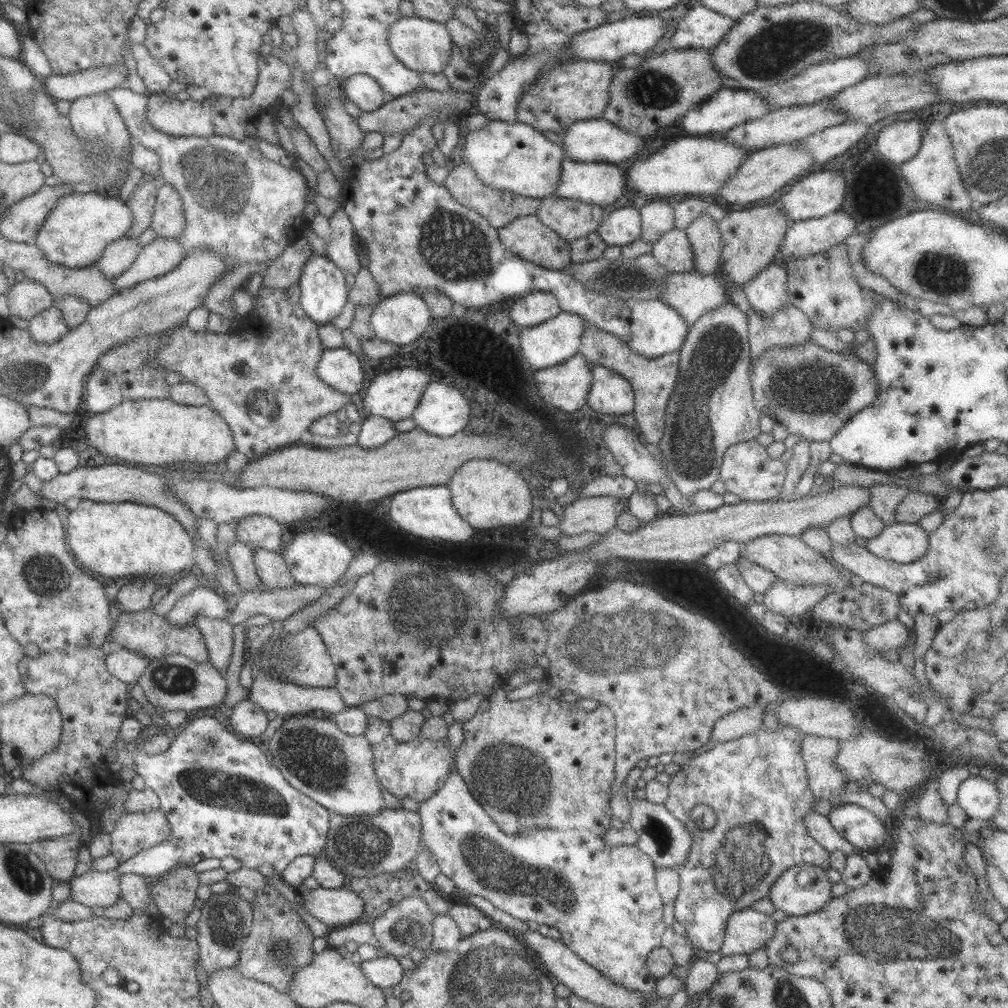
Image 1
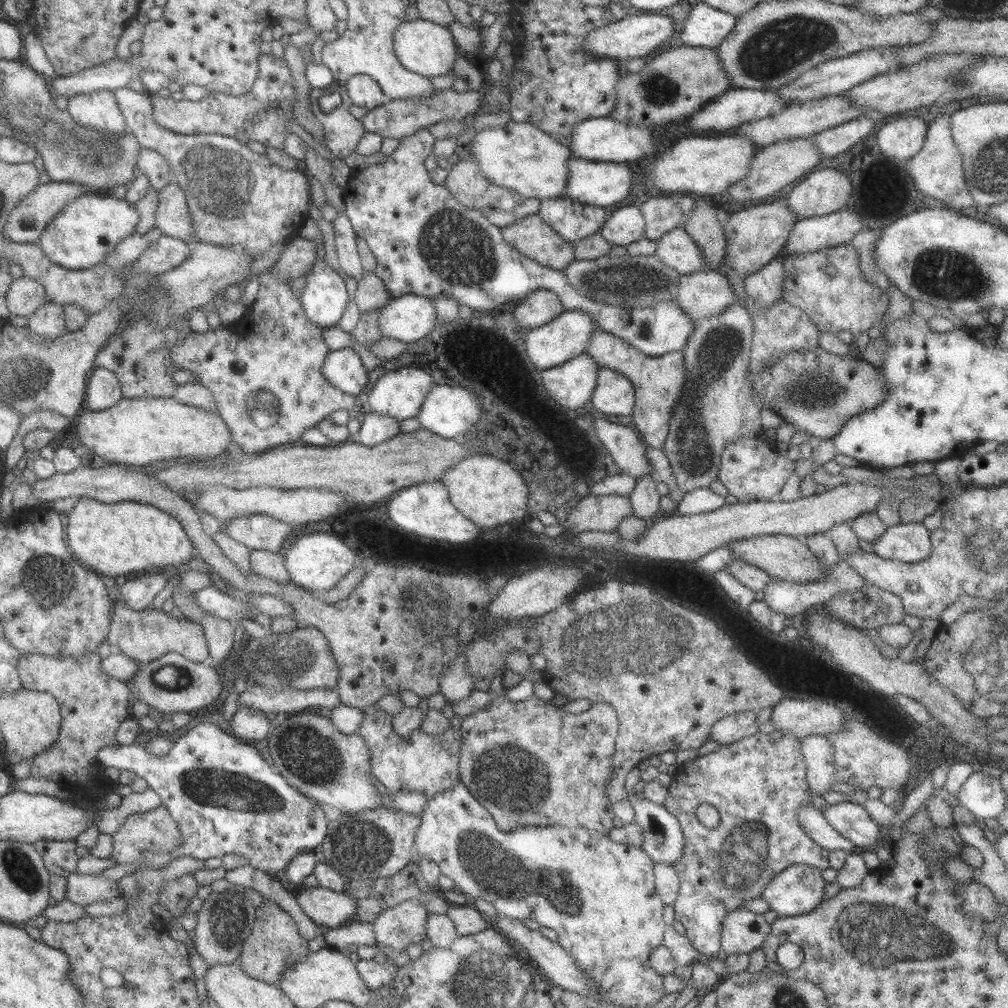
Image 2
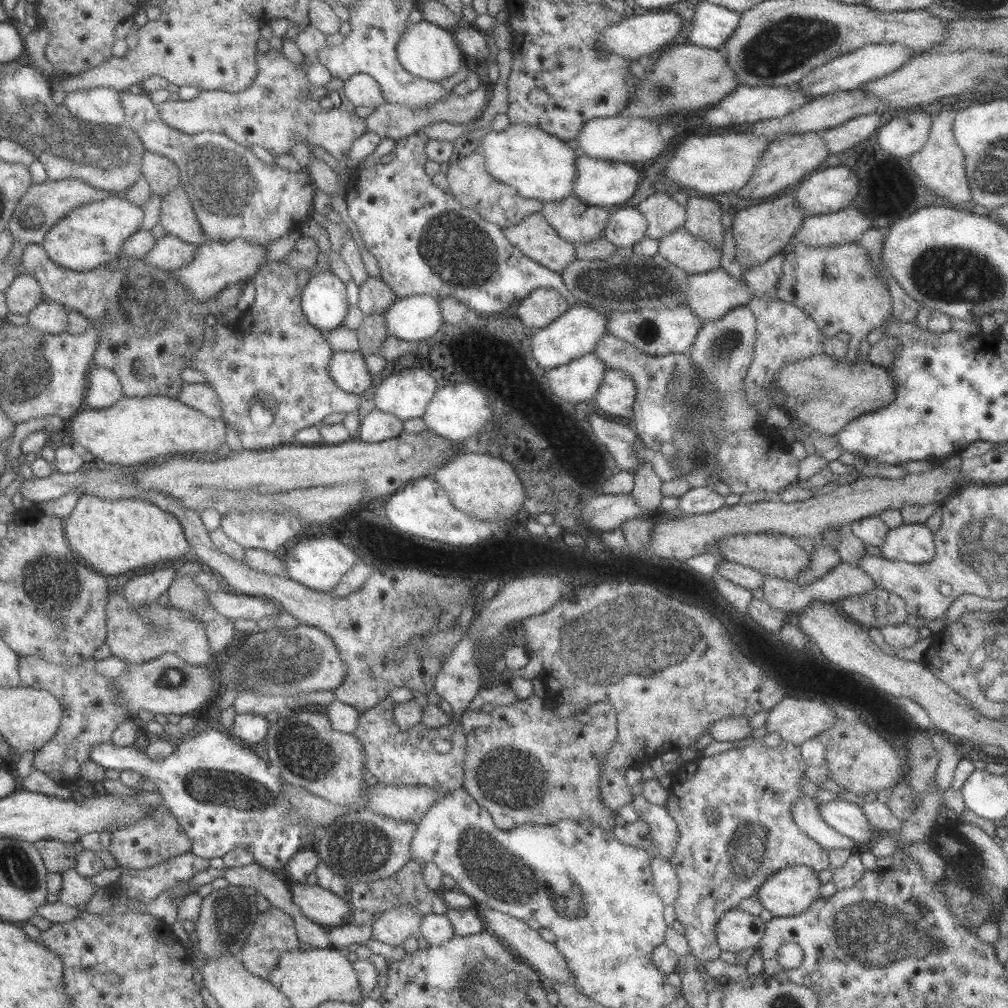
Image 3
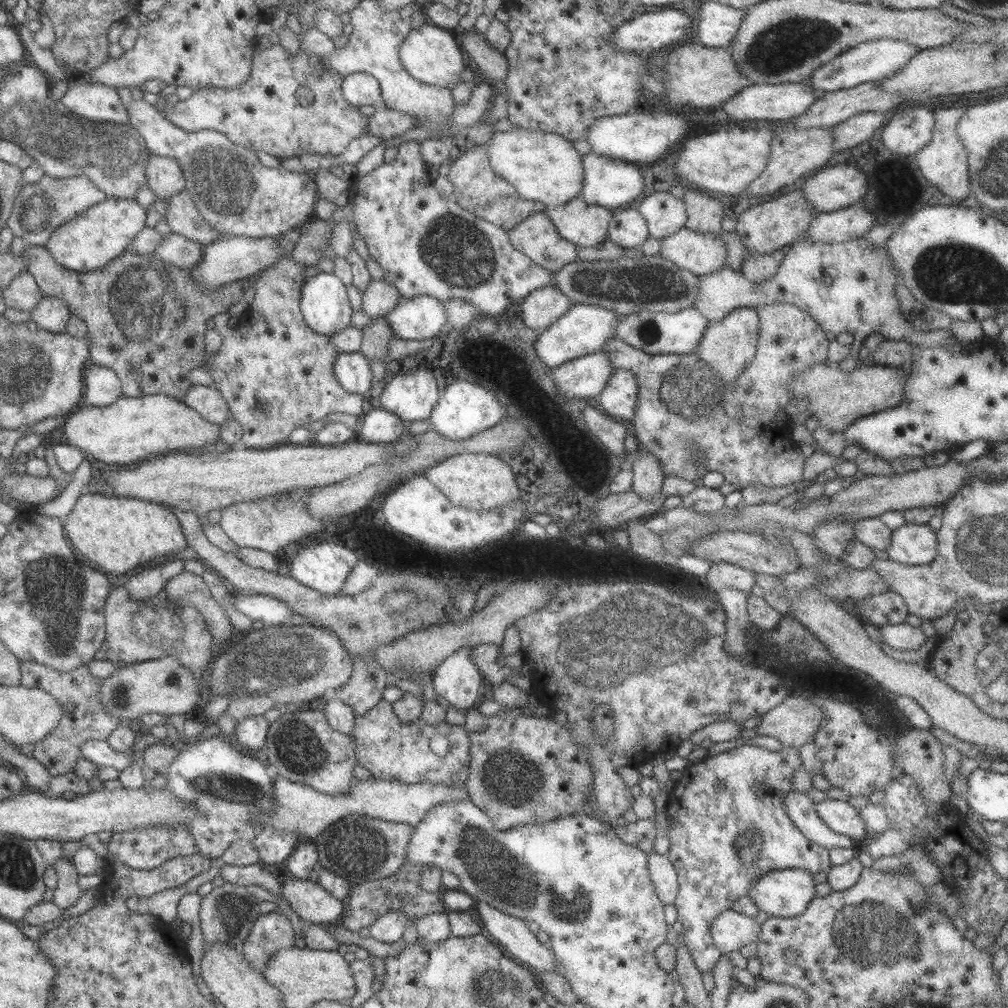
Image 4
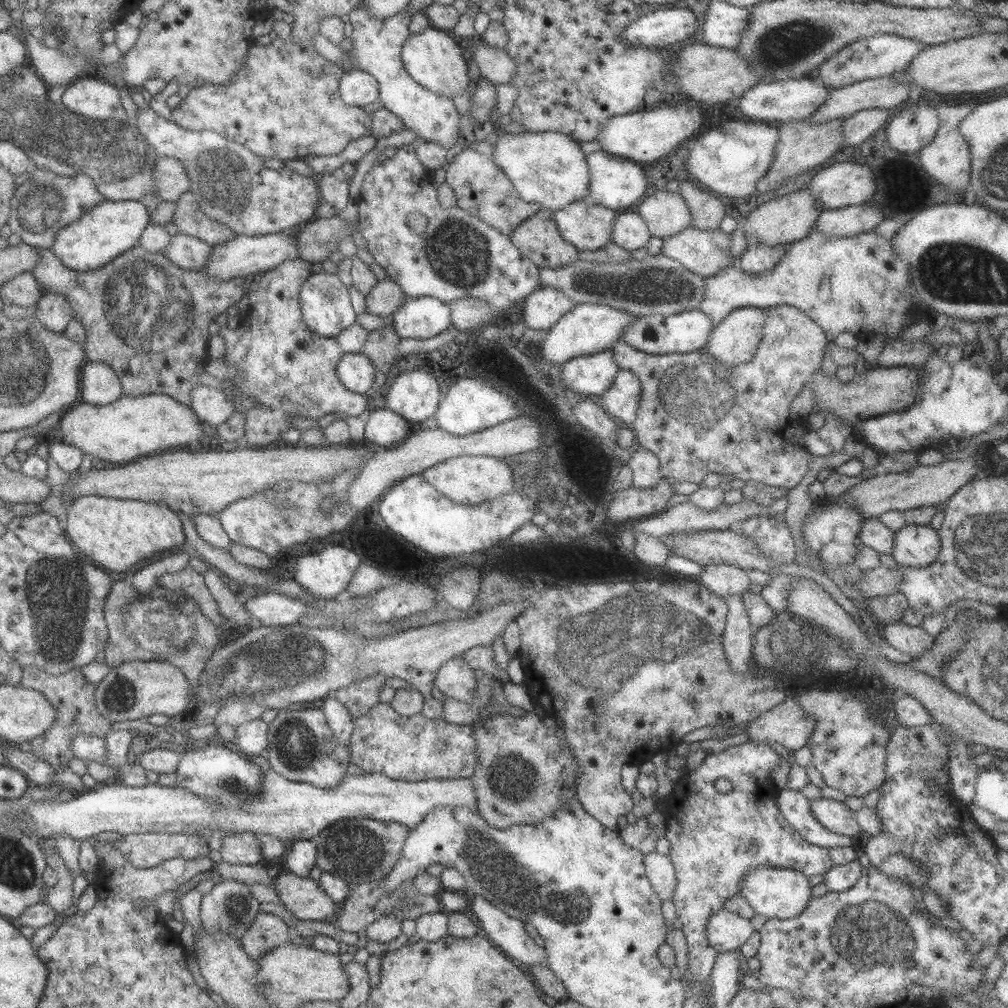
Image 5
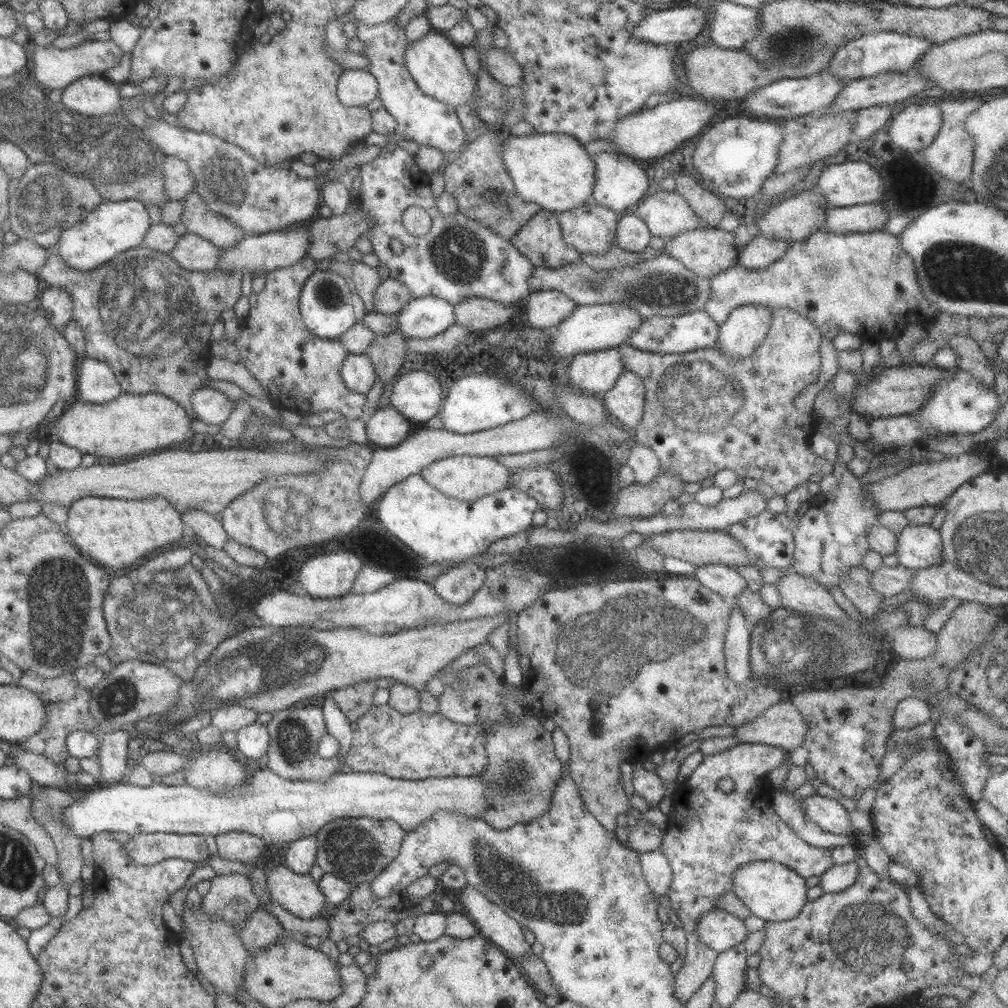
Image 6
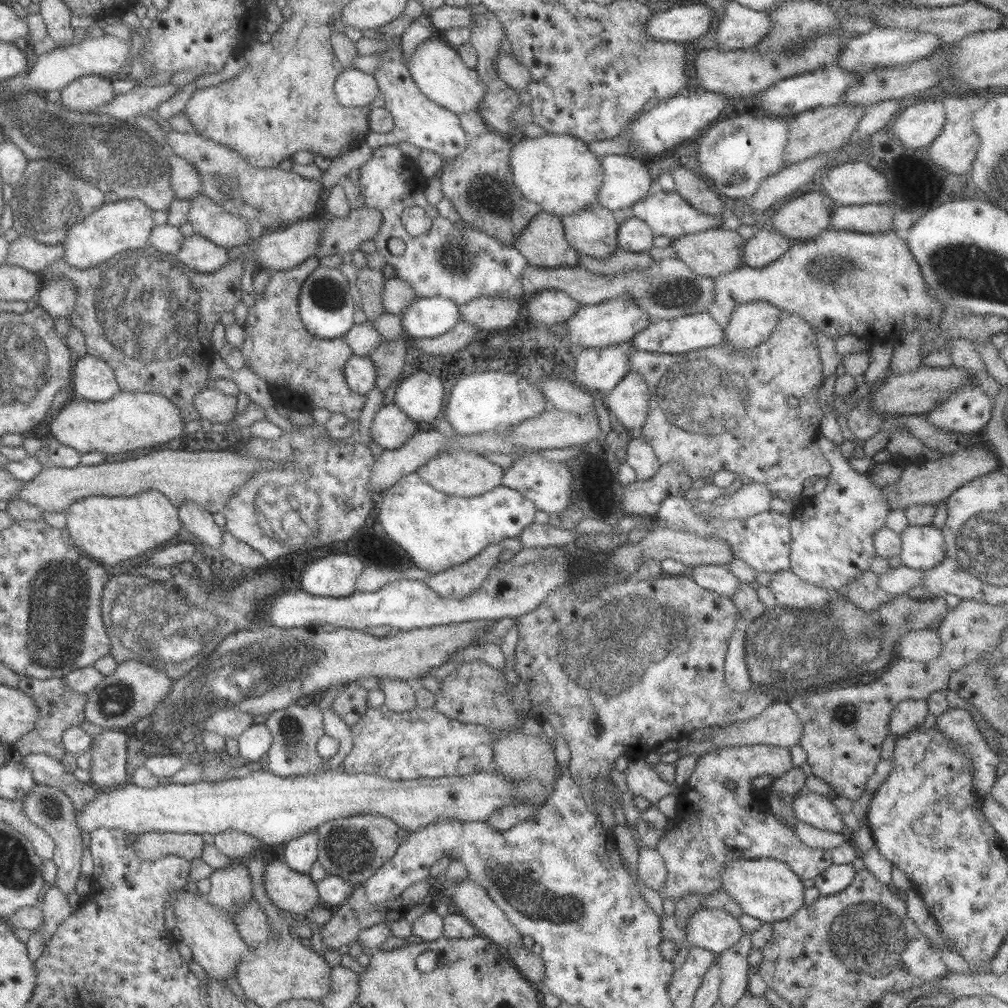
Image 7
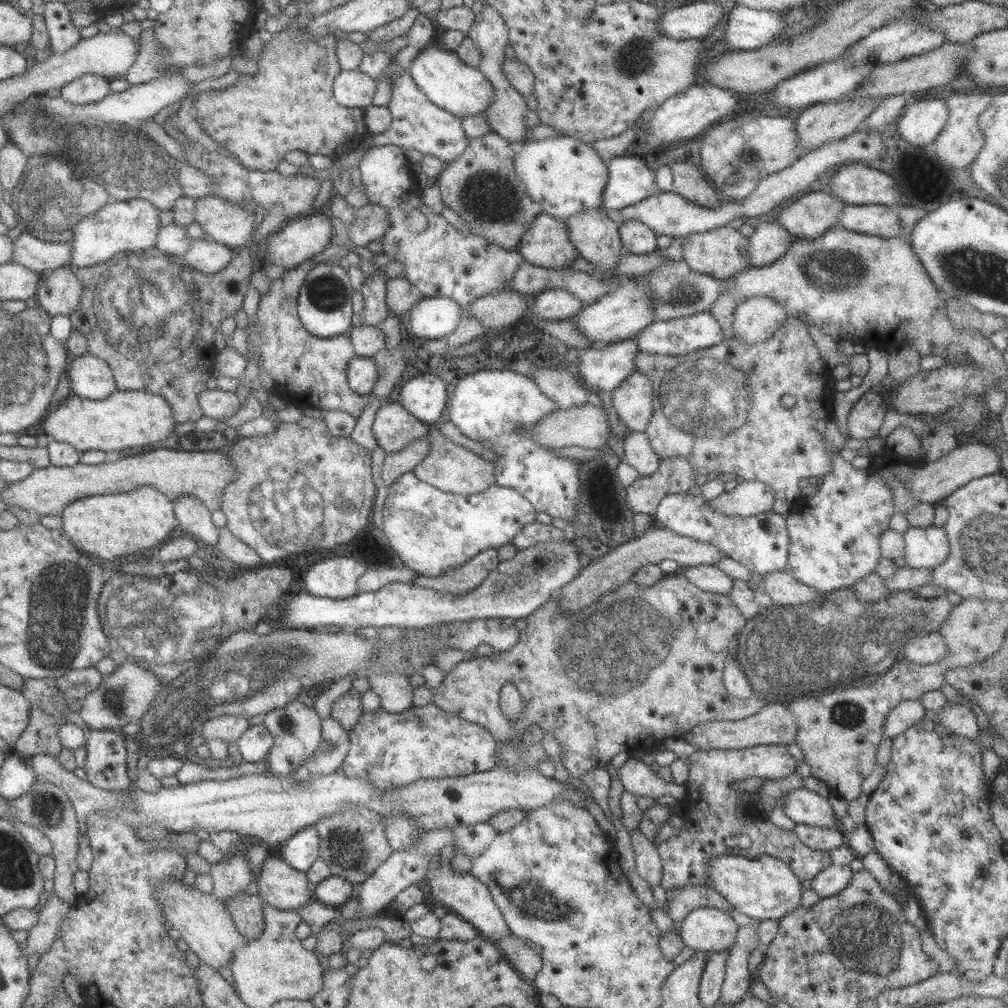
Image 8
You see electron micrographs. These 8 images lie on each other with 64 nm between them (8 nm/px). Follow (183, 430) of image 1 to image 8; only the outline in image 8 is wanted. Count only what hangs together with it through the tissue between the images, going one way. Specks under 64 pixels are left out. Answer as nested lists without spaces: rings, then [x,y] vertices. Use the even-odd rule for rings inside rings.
[[[116,391],[103,400],[69,394],[65,402],[56,404],[47,412],[40,428],[46,436],[53,436],[57,442],[67,442],[83,453],[86,450],[109,452],[151,445],[170,436],[175,425],[171,407],[163,397],[146,391]]]

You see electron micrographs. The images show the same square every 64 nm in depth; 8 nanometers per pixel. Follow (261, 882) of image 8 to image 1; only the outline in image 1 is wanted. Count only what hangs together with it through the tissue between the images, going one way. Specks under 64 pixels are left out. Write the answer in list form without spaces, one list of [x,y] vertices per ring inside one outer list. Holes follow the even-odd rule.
[[[345,886],[299,890],[299,903],[311,916],[334,928],[339,924],[355,923],[363,915],[361,895]]]

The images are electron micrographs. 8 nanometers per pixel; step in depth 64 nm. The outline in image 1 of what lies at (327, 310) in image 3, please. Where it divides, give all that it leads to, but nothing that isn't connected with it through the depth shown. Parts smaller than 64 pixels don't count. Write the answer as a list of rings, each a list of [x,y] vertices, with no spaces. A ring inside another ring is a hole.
[[[312,252],[306,260],[301,267],[301,276],[298,278],[300,290],[298,303],[305,315],[316,325],[332,323],[347,302],[348,286],[343,281],[343,271],[337,268],[325,255],[317,256]]]

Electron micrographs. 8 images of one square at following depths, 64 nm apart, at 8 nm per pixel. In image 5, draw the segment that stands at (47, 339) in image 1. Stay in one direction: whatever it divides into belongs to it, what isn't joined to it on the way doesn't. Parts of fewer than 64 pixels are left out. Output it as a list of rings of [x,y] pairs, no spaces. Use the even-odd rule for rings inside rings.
[[[45,291],[35,305],[33,315],[47,330],[62,333],[73,318],[71,304],[63,294]]]

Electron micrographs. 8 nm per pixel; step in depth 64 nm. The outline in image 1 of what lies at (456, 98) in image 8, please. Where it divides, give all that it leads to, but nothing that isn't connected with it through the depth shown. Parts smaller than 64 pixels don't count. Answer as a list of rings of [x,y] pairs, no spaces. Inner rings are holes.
[[[414,14],[408,17],[399,17],[394,23],[389,25],[389,35],[387,35],[387,44],[395,58],[411,70],[425,73],[443,72],[450,53],[452,40],[449,31],[443,23],[419,18]]]

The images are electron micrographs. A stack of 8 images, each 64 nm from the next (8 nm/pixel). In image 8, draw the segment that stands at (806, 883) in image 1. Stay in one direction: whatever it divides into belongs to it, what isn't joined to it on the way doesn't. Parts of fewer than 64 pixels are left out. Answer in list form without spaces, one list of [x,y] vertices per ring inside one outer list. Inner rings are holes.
[[[735,854],[719,857],[708,863],[707,886],[723,895],[737,912],[757,921],[778,920],[800,906],[801,880],[793,874],[787,863],[772,858],[769,854],[761,854],[753,859]]]

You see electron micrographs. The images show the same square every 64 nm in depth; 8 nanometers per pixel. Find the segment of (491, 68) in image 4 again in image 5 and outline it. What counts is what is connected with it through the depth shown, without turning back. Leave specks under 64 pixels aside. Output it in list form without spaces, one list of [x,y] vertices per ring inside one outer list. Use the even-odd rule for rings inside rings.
[[[481,37],[466,40],[462,45],[464,51],[473,56],[480,76],[493,84],[510,83],[515,73],[515,62],[503,48],[495,48],[487,45]]]

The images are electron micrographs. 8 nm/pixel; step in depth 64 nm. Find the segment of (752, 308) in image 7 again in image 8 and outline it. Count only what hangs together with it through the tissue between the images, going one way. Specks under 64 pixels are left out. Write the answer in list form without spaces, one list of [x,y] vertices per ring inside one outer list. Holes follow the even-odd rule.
[[[749,296],[733,313],[733,337],[745,344],[766,341],[787,319],[787,312],[769,296]]]

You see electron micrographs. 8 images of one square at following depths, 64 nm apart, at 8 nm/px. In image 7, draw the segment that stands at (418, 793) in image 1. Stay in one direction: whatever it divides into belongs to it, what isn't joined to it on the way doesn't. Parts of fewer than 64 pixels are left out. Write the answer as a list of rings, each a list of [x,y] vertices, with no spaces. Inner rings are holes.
[[[381,705],[375,708],[369,707],[359,718],[356,724],[350,727],[352,735],[352,747],[347,753],[347,756],[343,759],[340,769],[347,774],[373,774],[385,777],[389,780],[411,780],[419,777],[423,778],[439,778],[450,776],[470,775],[479,771],[491,770],[493,768],[493,734],[479,724],[464,724],[452,719],[447,718],[438,712],[434,707],[431,708],[419,708],[417,706],[406,710],[404,712],[393,712],[391,709],[387,709],[385,705]]]

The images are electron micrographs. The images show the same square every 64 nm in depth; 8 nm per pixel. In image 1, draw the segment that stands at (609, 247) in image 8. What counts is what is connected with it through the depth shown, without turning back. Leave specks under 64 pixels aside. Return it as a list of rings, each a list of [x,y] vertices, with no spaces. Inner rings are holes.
[[[553,196],[543,197],[534,214],[543,226],[567,242],[597,230],[608,209],[596,204]]]

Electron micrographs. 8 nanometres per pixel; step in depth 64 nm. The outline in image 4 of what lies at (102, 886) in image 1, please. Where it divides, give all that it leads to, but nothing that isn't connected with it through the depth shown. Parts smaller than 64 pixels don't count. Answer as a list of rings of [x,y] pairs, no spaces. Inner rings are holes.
[[[65,860],[58,862],[51,867],[57,876],[57,884],[52,886],[52,903],[59,909],[66,909],[73,906],[85,890],[79,889],[77,885],[77,874],[73,864]]]

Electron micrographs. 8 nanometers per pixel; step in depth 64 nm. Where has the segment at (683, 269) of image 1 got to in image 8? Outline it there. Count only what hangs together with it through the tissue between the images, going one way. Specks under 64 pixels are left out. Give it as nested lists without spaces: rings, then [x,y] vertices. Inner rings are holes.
[[[725,225],[702,233],[691,233],[682,242],[683,260],[693,272],[712,276],[714,279],[727,279],[750,266],[747,237],[739,230]]]

